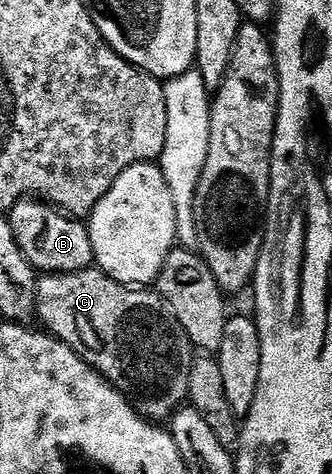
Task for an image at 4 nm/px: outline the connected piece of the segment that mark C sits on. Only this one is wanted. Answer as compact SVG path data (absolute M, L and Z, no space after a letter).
M86 268L83 270L60 270L58 272L47 272L39 278L39 287L37 288L37 316L40 317L50 333L61 336L63 341L78 348L85 355L88 362L98 370L104 378L112 385L123 391L128 398L132 399L134 405L146 417L152 420L167 420L171 415L188 401L187 393L189 392L189 372L193 368L197 357L196 347L192 346L191 338L187 335L187 330L181 328L181 320L177 320L177 312L173 312L173 308L167 302L166 298L159 295L158 289L148 288L146 286L129 286L125 282L118 282L108 276L104 270L98 268Z

